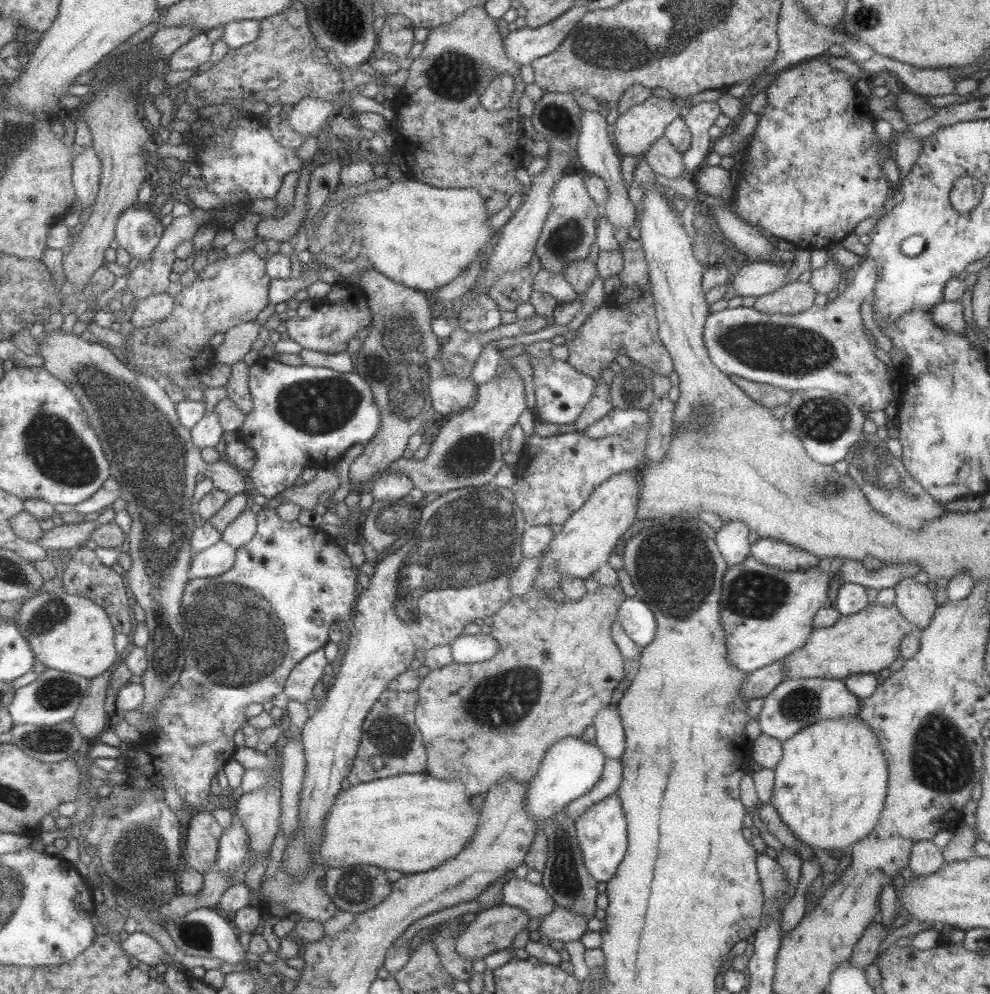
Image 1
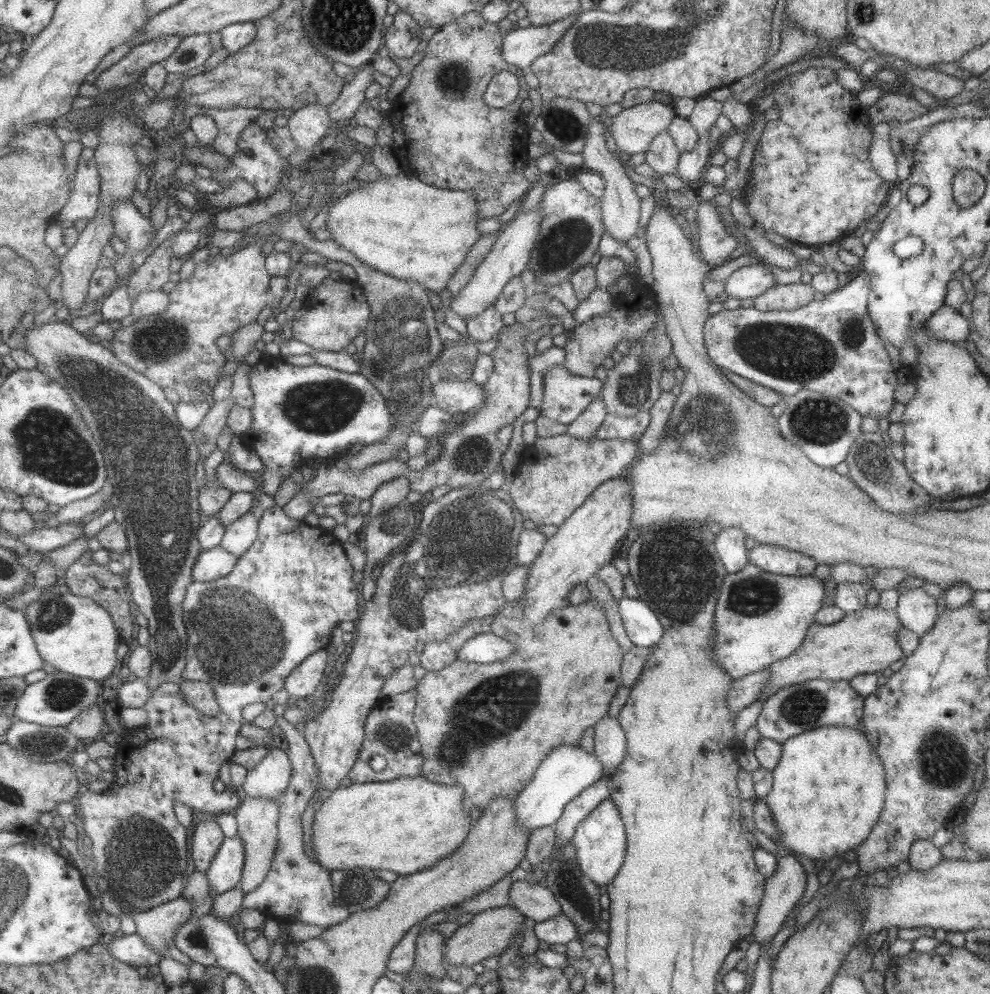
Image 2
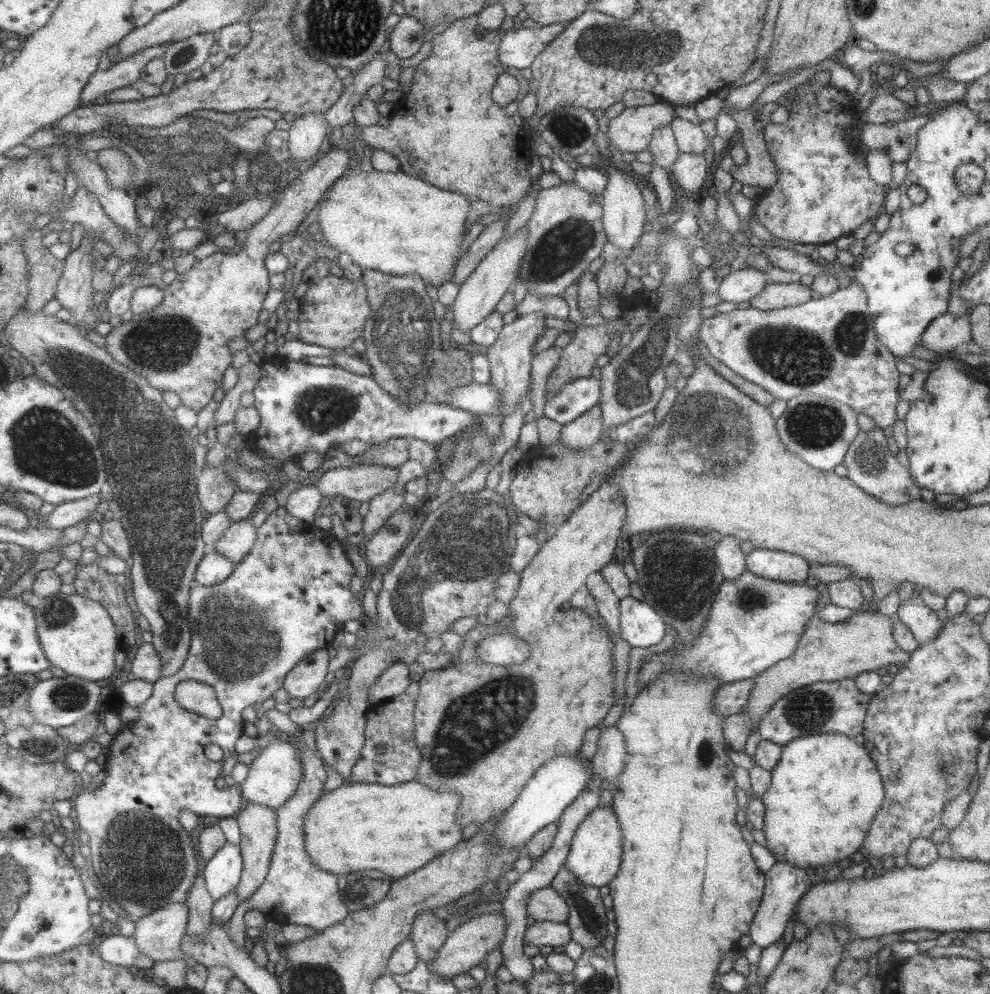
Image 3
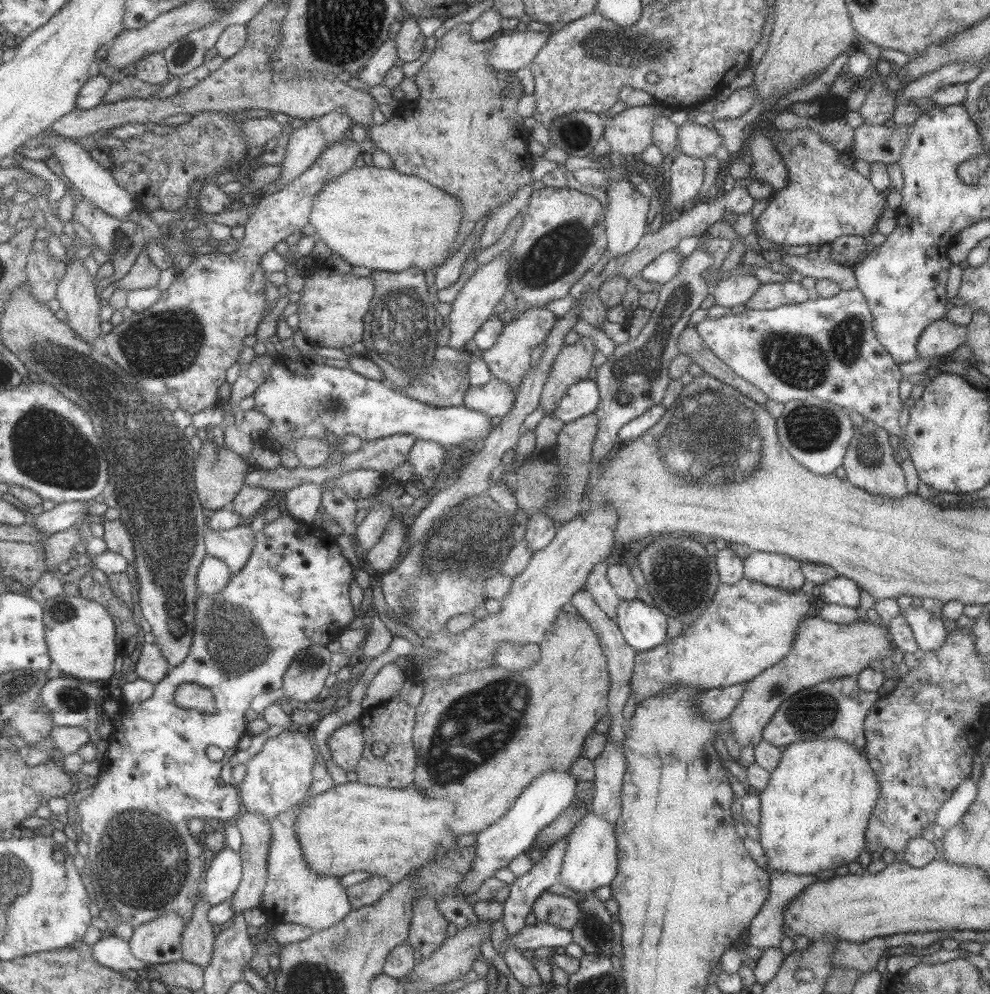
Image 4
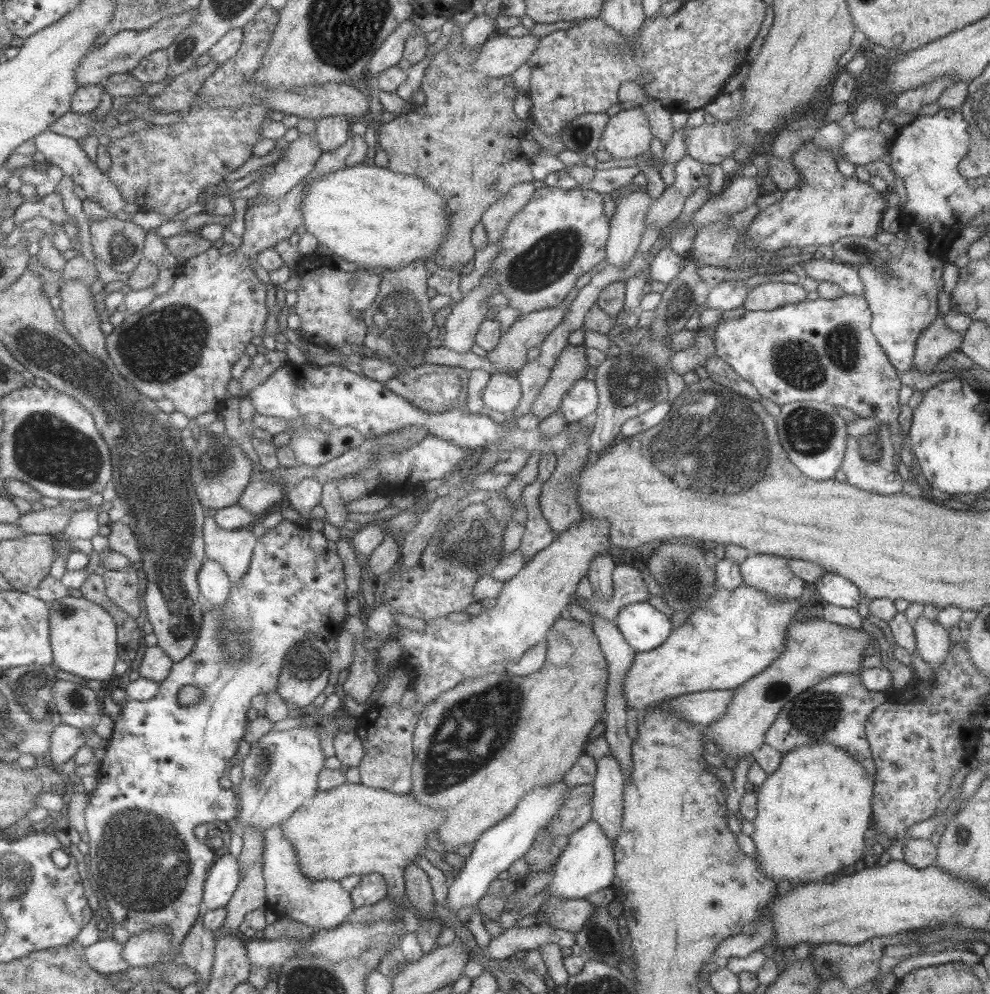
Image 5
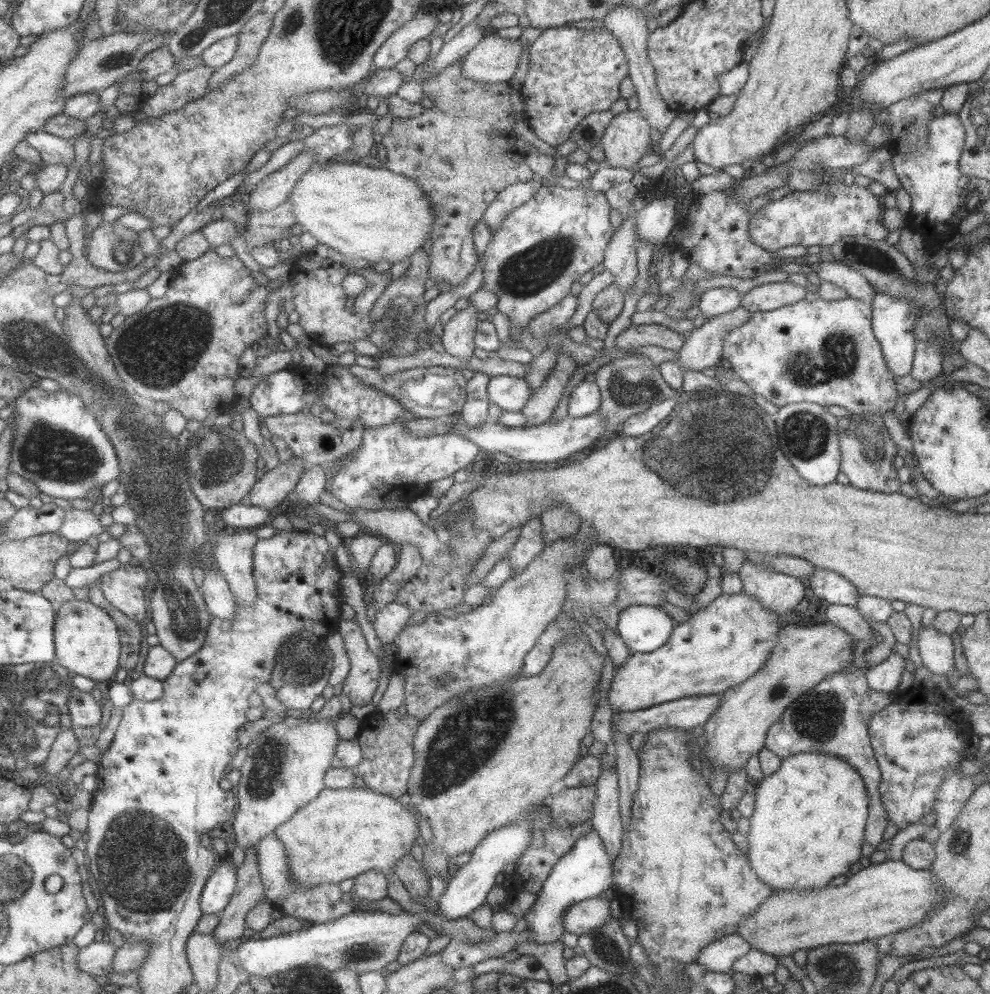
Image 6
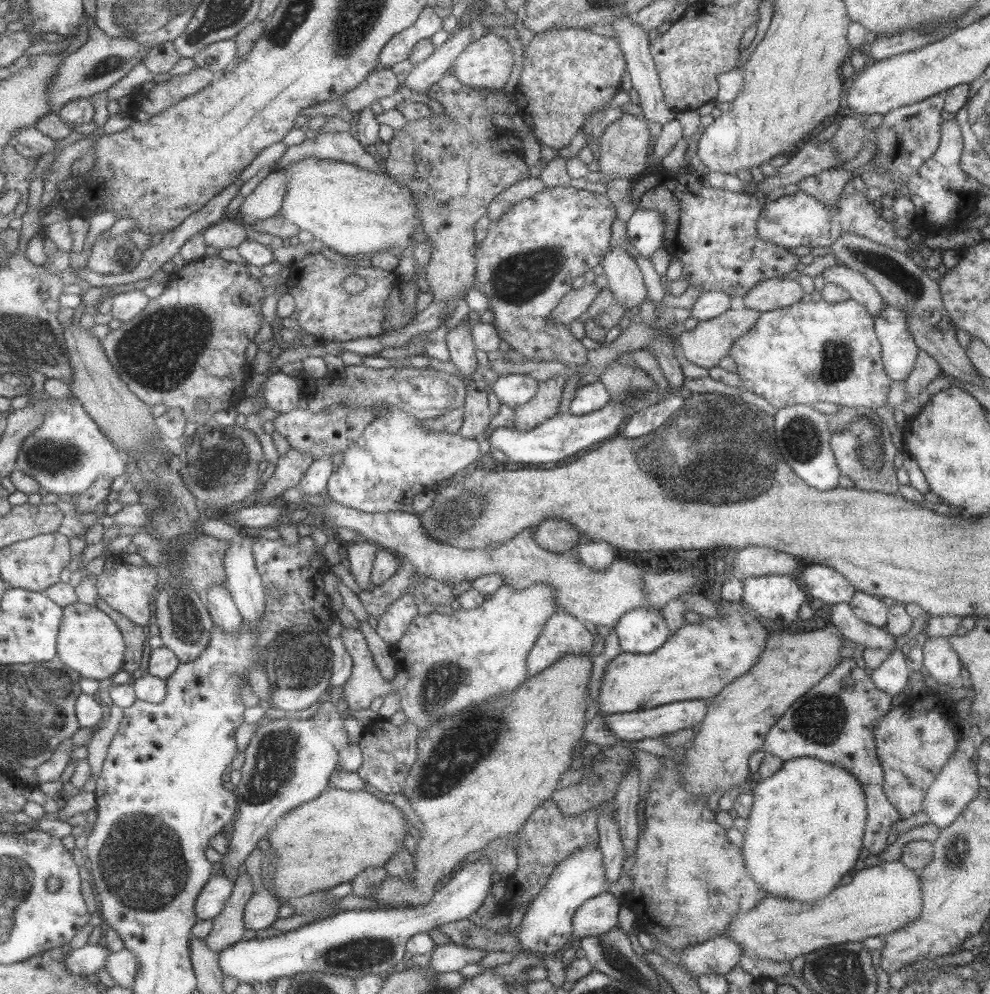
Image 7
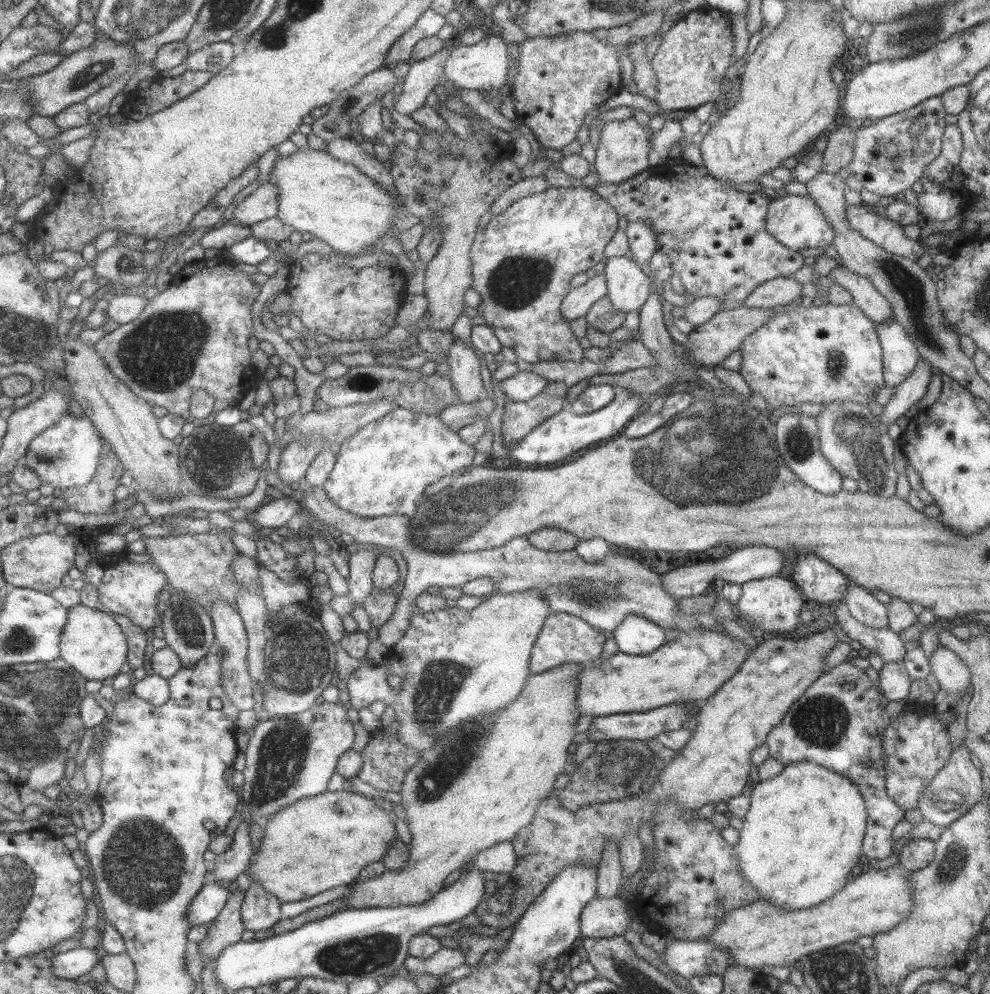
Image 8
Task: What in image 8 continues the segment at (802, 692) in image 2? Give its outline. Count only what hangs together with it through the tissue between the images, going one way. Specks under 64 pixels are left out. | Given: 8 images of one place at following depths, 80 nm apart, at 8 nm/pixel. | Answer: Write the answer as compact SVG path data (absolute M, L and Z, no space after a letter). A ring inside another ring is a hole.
M848 658L828 672L821 673L786 710L781 722L767 733L765 739L769 757L781 765L813 762L849 778L857 786L866 810L862 854L867 859L884 861L893 847L891 831L904 818L904 810L887 797L885 791L881 735L890 721L885 711L888 701L875 688L865 670L853 666ZM863 759L867 759L869 765L863 765Z

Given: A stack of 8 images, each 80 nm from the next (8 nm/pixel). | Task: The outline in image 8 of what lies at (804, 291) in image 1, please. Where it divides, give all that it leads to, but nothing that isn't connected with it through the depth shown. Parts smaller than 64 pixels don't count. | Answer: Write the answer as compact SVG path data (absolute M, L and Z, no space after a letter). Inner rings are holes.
M778 277L759 284L743 301L746 308L775 309L785 307L799 299L802 284L795 282L793 277Z

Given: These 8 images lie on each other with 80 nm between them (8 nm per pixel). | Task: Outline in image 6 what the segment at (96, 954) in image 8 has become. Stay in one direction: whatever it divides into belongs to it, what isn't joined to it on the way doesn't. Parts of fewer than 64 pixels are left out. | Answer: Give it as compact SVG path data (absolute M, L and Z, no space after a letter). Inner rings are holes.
M105 939L98 942L92 941L78 950L76 956L78 969L93 976L112 973L115 951L116 948Z

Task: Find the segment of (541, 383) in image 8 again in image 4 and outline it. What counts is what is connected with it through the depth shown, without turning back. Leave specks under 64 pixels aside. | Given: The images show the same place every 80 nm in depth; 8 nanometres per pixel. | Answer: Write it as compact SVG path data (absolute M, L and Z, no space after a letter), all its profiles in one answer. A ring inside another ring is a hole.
M491 377L480 387L469 386L464 390L462 406L487 415L503 417L515 402L515 388L509 388L504 382Z

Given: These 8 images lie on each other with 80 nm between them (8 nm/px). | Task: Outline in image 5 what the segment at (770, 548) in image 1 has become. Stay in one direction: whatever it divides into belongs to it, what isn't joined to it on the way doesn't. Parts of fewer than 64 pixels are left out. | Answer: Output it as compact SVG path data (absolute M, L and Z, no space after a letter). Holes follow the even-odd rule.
M750 553L739 563L739 570L747 586L778 599L799 600L806 584L789 570L787 557Z

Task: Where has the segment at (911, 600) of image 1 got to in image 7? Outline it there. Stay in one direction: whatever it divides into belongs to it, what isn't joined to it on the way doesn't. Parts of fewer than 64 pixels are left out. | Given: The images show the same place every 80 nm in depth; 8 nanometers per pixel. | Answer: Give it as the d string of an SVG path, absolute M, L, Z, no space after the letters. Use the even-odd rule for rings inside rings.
M927 637L922 645L925 672L942 685L959 689L959 658L948 637Z

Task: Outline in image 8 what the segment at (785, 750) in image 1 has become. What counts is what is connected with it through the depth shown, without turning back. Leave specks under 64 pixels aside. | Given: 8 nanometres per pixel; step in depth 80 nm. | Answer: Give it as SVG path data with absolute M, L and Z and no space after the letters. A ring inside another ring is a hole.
M793 762L793 764L787 764L784 768L773 778L757 782L753 790L751 790L749 811L742 819L743 826L739 830L739 840L735 844L737 851L738 867L741 871L741 876L745 882L749 882L753 886L753 890L757 892L757 898L769 901L782 909L799 910L809 908L810 906L818 905L825 899L831 898L833 894L837 894L845 882L847 882L847 874L855 864L859 864L859 856L862 854L862 840L866 830L866 810L864 806L863 797L859 794L857 786L841 776L841 774L833 773L833 770L827 770L821 765L817 765L813 762Z

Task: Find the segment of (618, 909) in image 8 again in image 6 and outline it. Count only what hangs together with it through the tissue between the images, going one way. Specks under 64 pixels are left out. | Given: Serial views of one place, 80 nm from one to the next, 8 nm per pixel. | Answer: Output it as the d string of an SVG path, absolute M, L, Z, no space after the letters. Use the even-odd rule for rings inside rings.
M600 897L583 899L570 904L560 916L560 923L565 931L579 936L600 927L605 920L611 918L609 902Z

